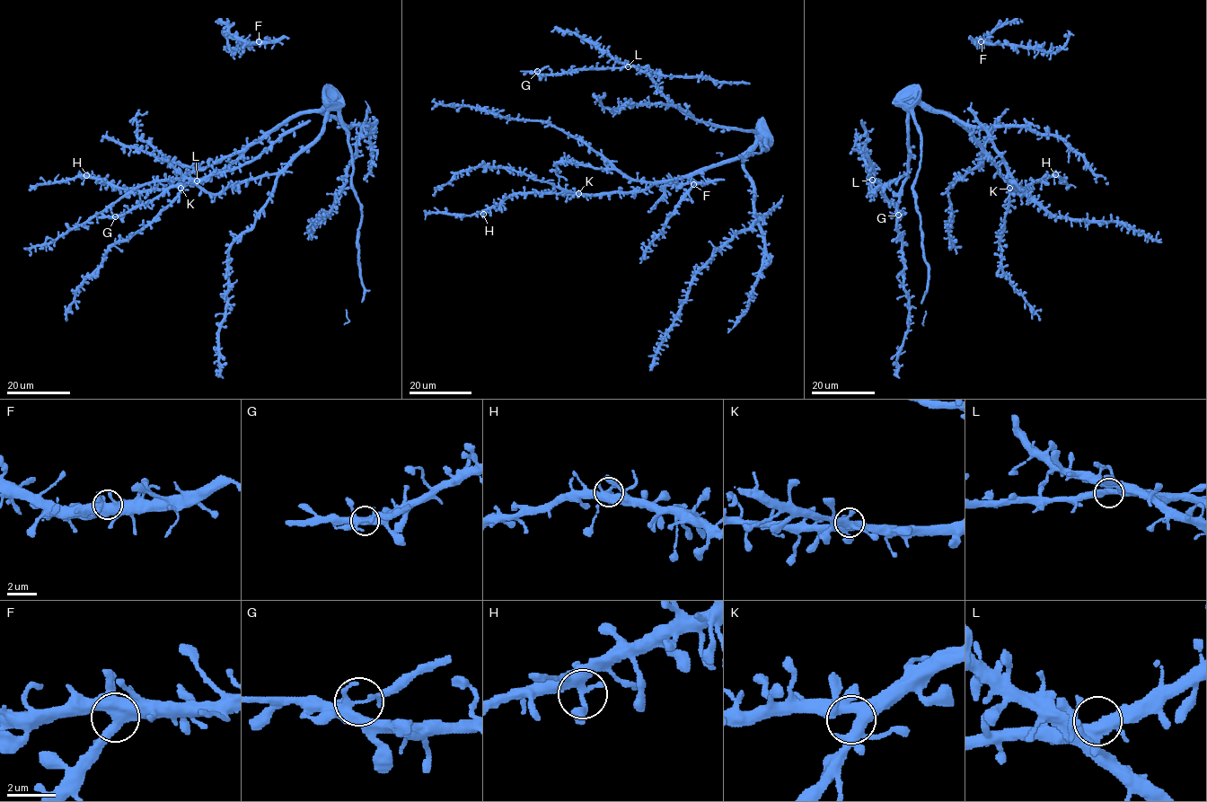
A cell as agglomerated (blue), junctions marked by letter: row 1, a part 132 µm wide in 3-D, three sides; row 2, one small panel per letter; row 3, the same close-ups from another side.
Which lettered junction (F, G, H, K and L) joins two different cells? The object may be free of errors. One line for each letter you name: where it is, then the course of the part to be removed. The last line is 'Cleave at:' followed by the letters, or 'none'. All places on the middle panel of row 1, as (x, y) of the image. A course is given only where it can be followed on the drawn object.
G: Place: (537, 71). Course of the part to remove: (536, 71), (549, 66)
Cleave at: G

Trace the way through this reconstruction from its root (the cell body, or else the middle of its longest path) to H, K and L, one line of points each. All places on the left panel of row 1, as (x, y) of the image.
H: (308, 113), (300, 113), (277, 124), (249, 144), (222, 169), (180, 187), (122, 189), (86, 175)
K: (308, 113), (300, 113), (277, 124), (249, 144), (222, 169), (192, 180), (180, 188)
L: (308, 113), (319, 112), (327, 103), (325, 128), (281, 170), (232, 185), (219, 193), (205, 191), (197, 180)

